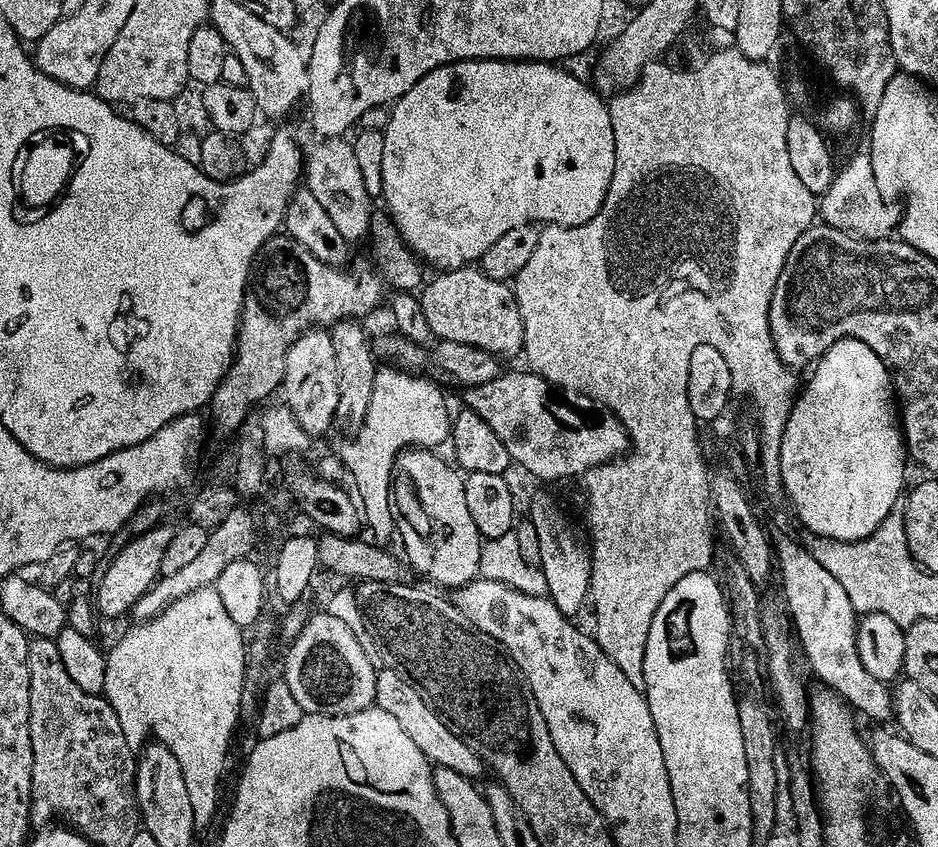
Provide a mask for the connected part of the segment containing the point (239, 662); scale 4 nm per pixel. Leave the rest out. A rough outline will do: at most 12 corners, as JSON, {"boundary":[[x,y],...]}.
{"boundary":[[215,587],[135,625],[103,695],[133,750],[182,762],[212,824],[245,633]]}

